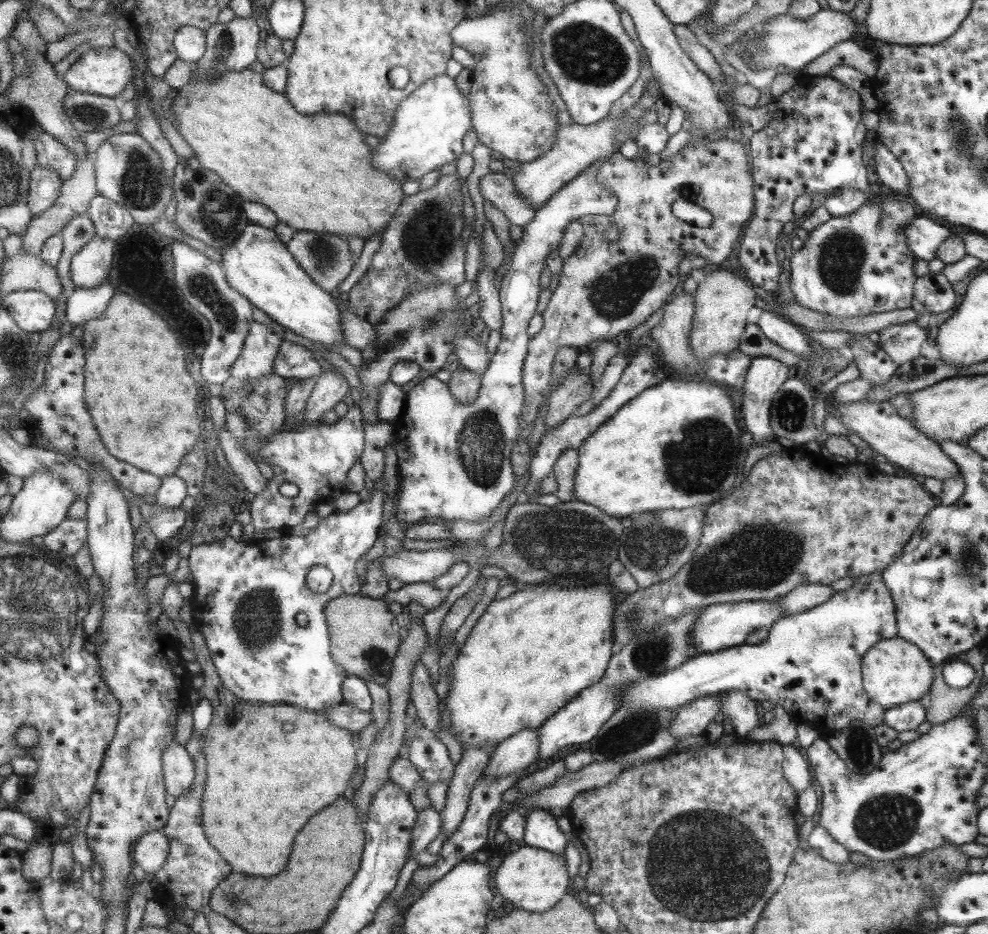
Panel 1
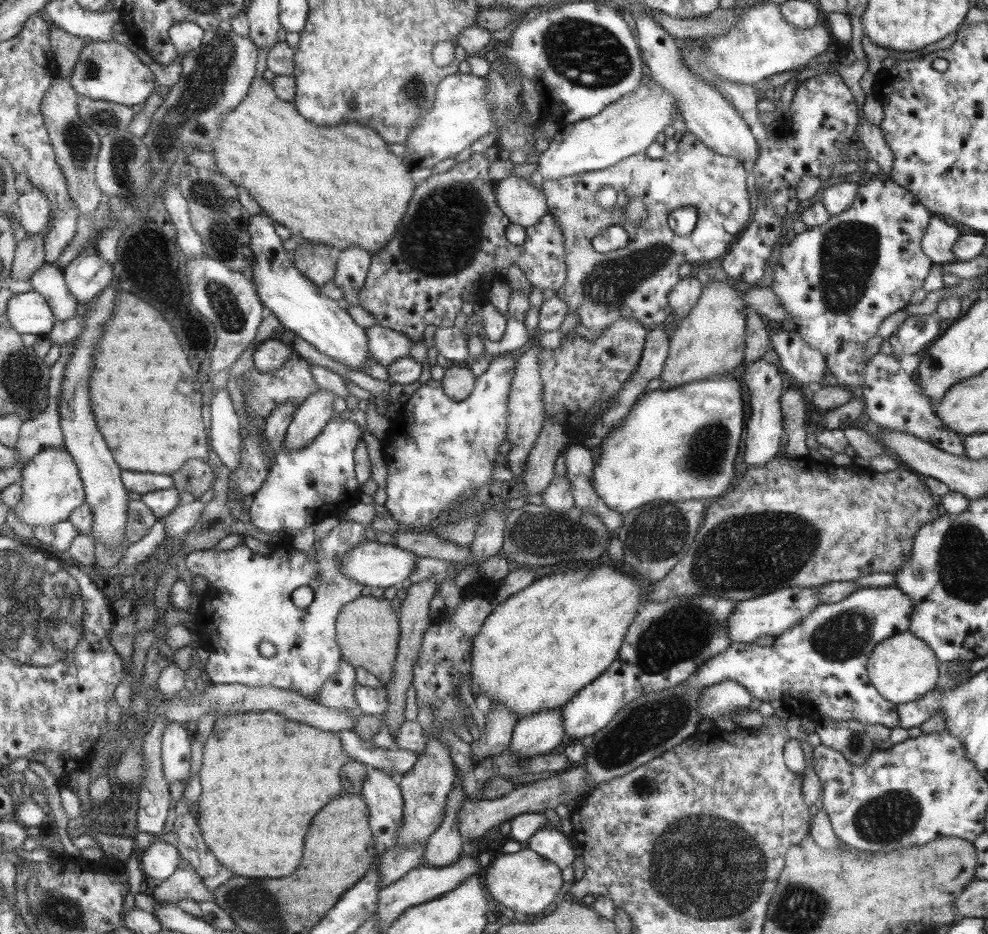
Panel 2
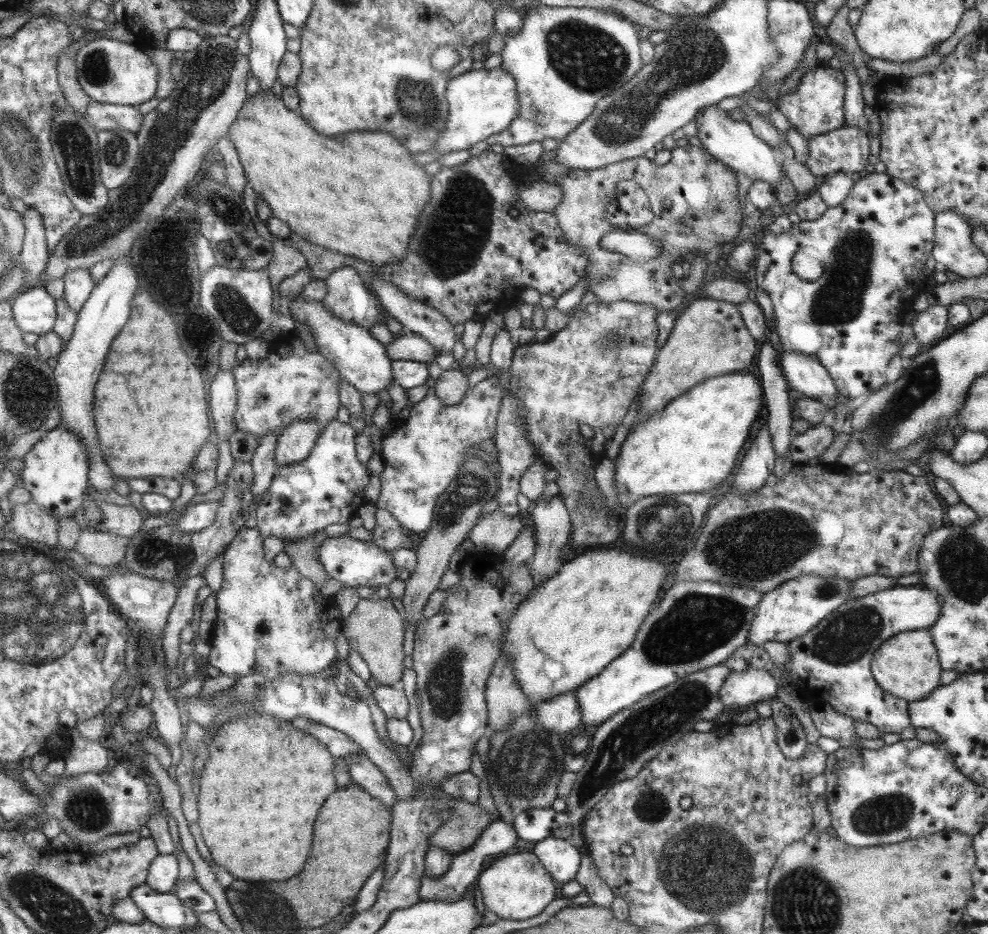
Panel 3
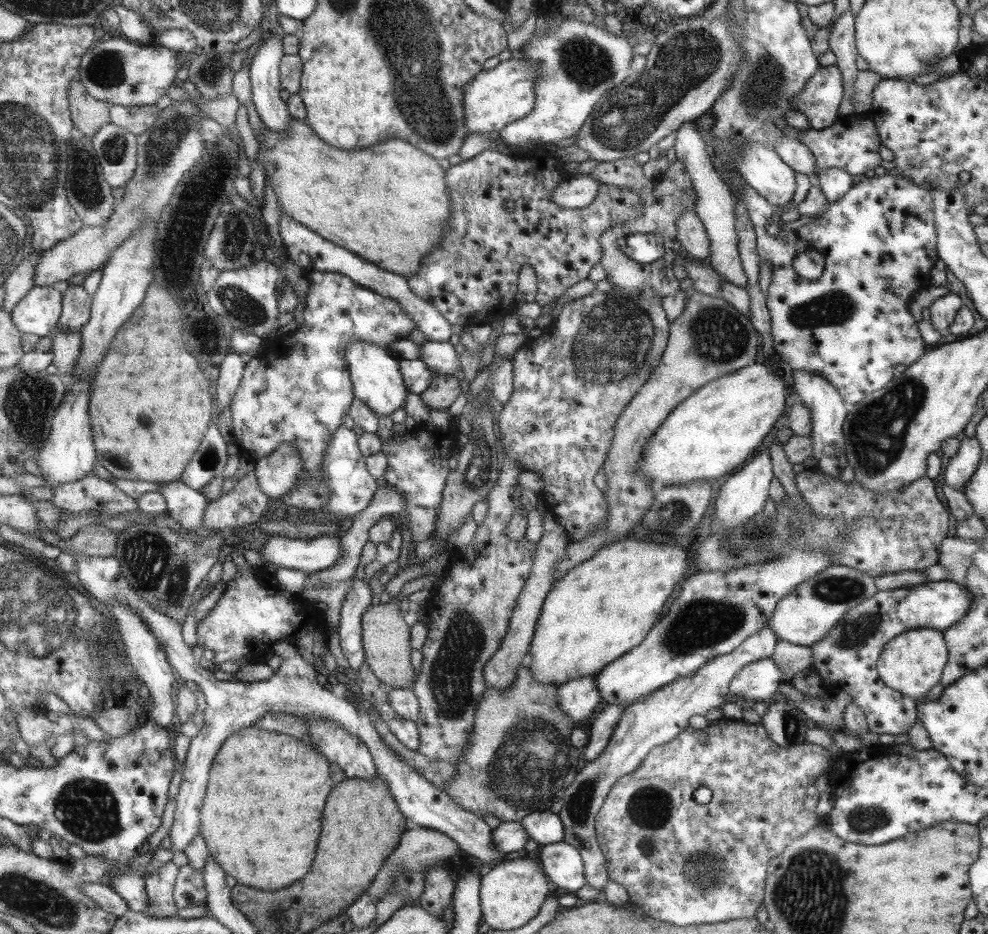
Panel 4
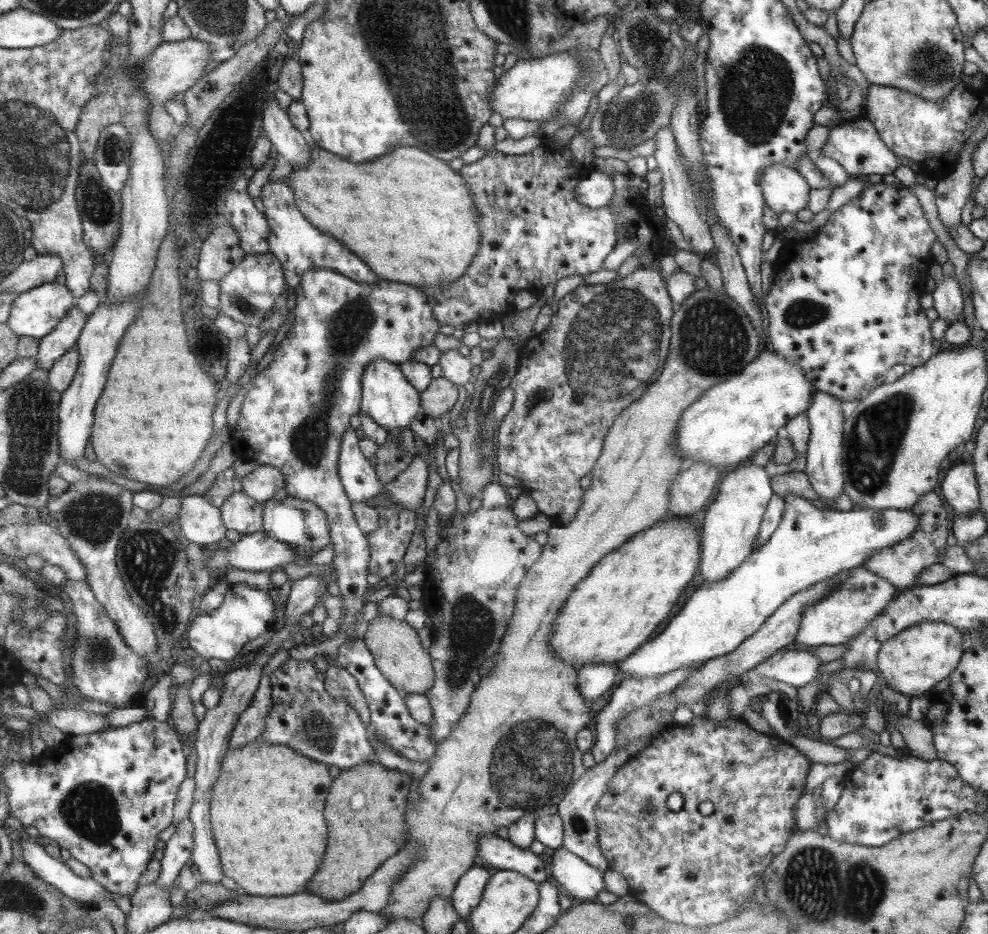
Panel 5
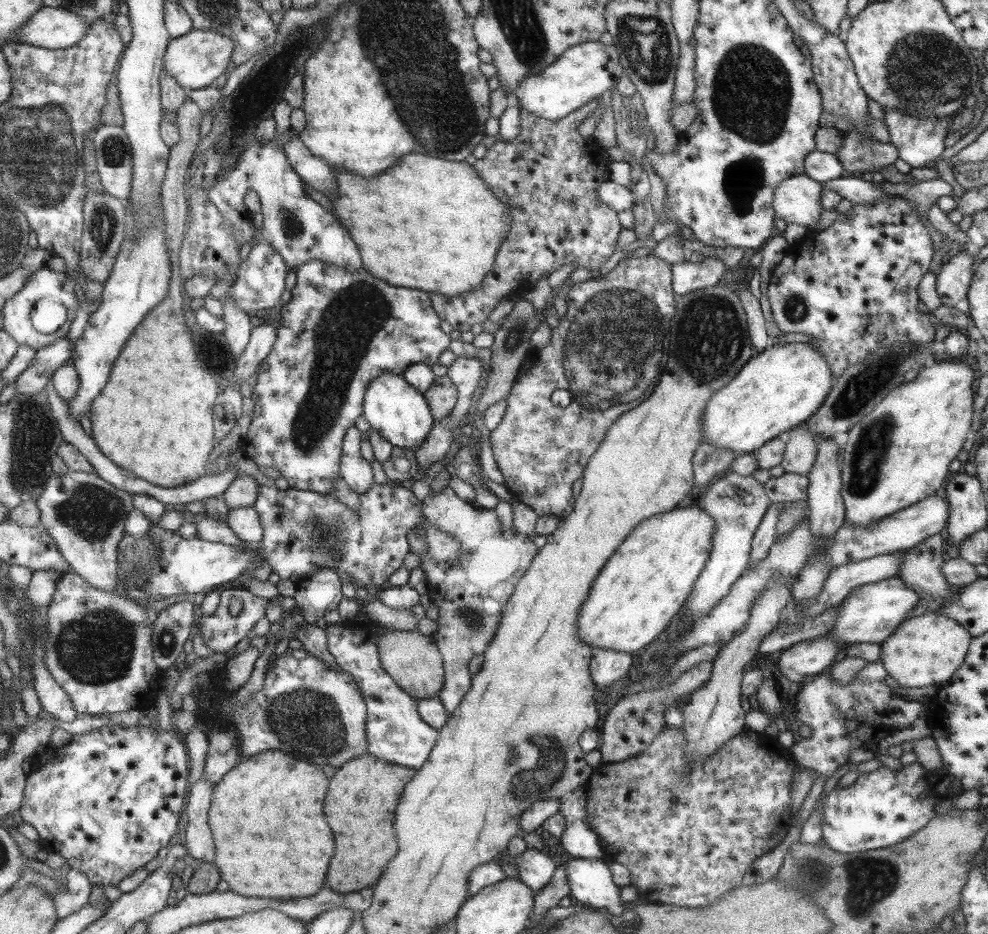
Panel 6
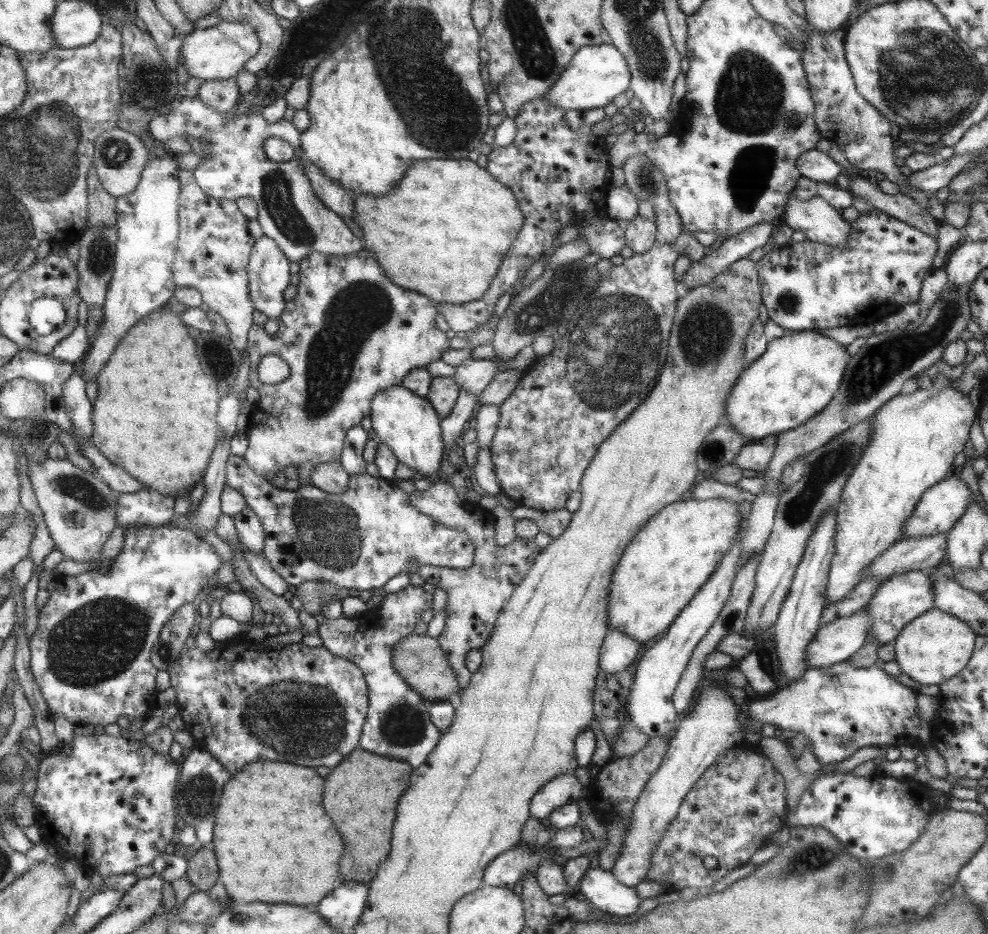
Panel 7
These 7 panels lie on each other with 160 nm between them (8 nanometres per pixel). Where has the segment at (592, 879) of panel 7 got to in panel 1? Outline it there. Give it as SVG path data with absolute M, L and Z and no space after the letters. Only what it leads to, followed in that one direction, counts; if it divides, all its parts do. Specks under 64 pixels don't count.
M531 809L524 812L524 833L522 841L525 845L545 849L552 853L563 852L567 842L565 834L559 830L555 818L545 809Z

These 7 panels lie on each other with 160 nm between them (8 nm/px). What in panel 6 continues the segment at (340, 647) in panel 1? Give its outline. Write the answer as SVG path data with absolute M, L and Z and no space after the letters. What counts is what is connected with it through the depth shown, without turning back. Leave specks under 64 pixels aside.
M385 629L378 637L380 664L392 680L409 696L416 699L437 696L437 692L444 684L444 669L441 654L431 636L425 636L416 630Z

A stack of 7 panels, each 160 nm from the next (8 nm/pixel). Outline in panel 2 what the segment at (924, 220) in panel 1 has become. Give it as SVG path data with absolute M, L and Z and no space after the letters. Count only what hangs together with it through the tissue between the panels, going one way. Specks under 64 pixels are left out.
M939 216L929 218L924 236L920 240L925 256L933 261L933 264L945 264L954 262L951 252L954 240L962 233L956 227L947 225Z

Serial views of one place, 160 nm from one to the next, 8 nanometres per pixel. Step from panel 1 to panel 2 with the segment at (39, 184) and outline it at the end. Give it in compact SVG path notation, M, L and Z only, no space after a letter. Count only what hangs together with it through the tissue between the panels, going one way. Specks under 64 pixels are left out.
M29 186L20 196L15 212L29 237L42 233L53 218L48 194L35 186Z

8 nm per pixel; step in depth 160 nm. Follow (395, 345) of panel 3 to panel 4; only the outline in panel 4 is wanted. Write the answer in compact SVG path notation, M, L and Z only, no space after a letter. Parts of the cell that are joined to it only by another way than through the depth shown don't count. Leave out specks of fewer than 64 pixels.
M449 340L445 342L425 341L418 346L418 359L438 374L453 375L461 372L457 354Z

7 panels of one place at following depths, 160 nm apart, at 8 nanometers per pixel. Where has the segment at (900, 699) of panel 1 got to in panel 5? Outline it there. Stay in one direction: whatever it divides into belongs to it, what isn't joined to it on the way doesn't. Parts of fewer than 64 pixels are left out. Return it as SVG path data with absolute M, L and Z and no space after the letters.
M921 622L905 628L899 635L881 644L877 653L878 671L887 687L899 694L913 697L931 693L931 689L955 670L960 662L963 633L944 622Z

